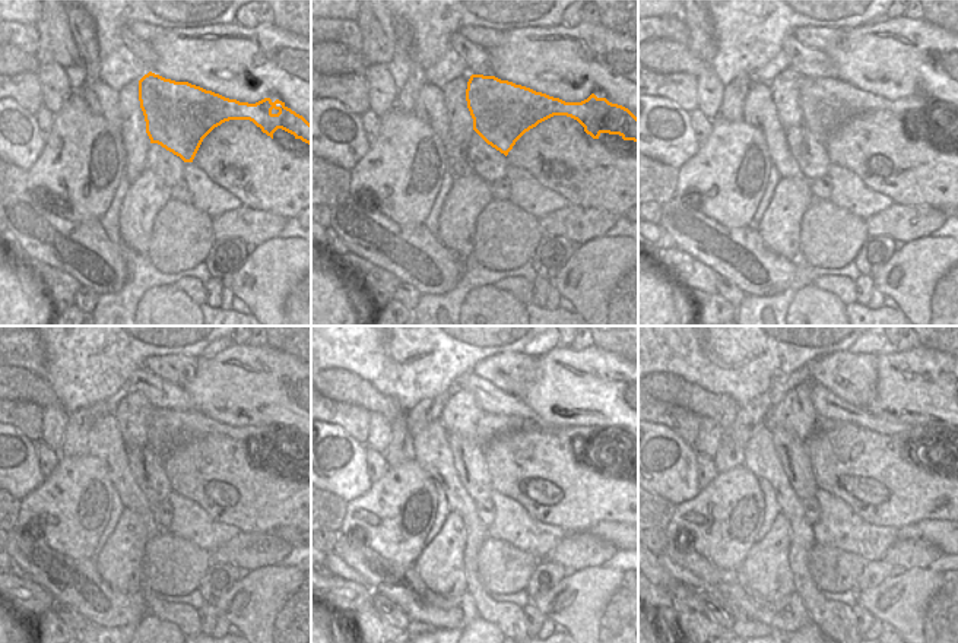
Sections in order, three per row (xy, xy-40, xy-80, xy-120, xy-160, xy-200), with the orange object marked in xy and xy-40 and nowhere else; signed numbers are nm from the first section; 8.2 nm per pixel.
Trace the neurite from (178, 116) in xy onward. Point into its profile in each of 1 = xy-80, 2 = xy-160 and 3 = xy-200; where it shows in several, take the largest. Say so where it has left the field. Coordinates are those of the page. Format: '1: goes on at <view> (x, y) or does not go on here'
1: goes on at xy-80 (827, 104)
2: goes on at xy-160 (608, 447)
3: goes on at xy-200 (935, 447)

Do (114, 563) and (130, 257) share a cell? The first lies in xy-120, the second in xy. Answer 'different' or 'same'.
different

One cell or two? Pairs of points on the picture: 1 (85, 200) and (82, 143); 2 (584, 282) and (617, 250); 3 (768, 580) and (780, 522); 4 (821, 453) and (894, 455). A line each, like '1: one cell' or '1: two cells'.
1: one cell
2: one cell
3: one cell
4: one cell

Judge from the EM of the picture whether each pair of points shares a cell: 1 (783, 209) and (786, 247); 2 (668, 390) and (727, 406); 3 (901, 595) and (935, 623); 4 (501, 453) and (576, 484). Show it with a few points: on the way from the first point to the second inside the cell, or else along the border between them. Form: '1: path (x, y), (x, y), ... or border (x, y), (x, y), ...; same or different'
1: path (783, 218), (783, 238); same
2: path (682, 393), (713, 406); same
3: border (942, 585), (928, 605), (922, 627); different
4: path (520, 462), (542, 471), (557, 481); same

